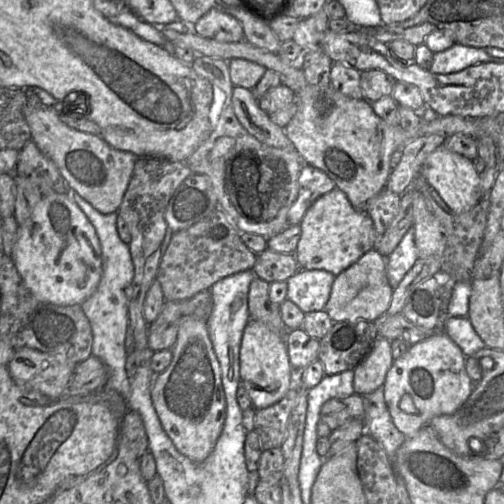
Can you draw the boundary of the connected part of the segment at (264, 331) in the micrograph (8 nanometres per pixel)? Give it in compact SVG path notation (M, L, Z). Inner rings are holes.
M250 319L244 329L239 352L240 385L242 385L255 410L268 408L279 402L290 389L291 364L286 339L264 323Z

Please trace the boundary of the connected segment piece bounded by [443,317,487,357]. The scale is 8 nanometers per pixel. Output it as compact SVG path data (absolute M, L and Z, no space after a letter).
M447 317L443 331L459 346L466 357L473 356L486 346L468 317Z

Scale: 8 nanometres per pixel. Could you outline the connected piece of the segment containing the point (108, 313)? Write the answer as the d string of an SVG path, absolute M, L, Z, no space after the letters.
M74 190L67 192L88 220L95 228L101 248L102 270L97 288L85 301L81 303L83 313L87 317L92 332L91 355L99 358L108 369L108 379L103 390L114 390L128 399L130 394L130 379L127 377L125 337L128 329L128 302L126 288L133 278L133 263L130 256L129 245L122 242L116 228L117 212L101 214L86 202Z

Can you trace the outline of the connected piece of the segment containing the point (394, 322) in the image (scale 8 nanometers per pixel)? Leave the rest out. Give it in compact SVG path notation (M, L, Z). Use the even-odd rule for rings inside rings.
M403 313L395 315L384 314L373 324L376 328L378 337L383 337L392 341L403 339L410 344L416 344L427 339L430 334L437 330L425 330L408 321Z

